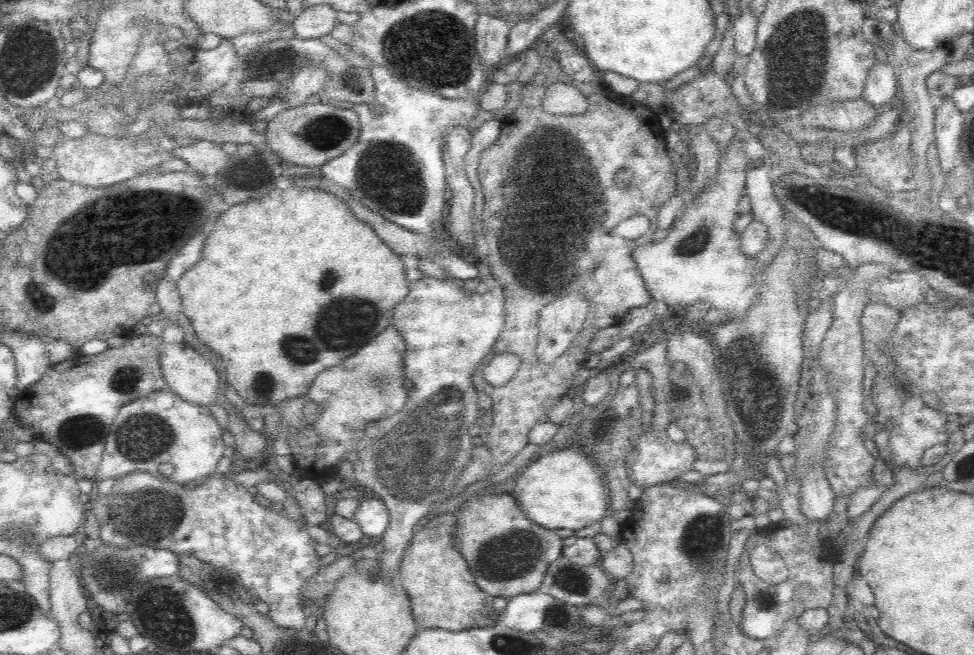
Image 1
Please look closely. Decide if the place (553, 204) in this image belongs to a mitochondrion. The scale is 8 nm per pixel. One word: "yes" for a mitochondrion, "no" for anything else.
yes

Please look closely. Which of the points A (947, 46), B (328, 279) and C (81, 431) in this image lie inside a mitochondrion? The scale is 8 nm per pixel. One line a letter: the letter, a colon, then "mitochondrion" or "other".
A: other
B: mitochondrion
C: mitochondrion

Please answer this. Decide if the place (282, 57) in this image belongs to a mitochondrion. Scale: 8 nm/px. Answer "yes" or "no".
no

